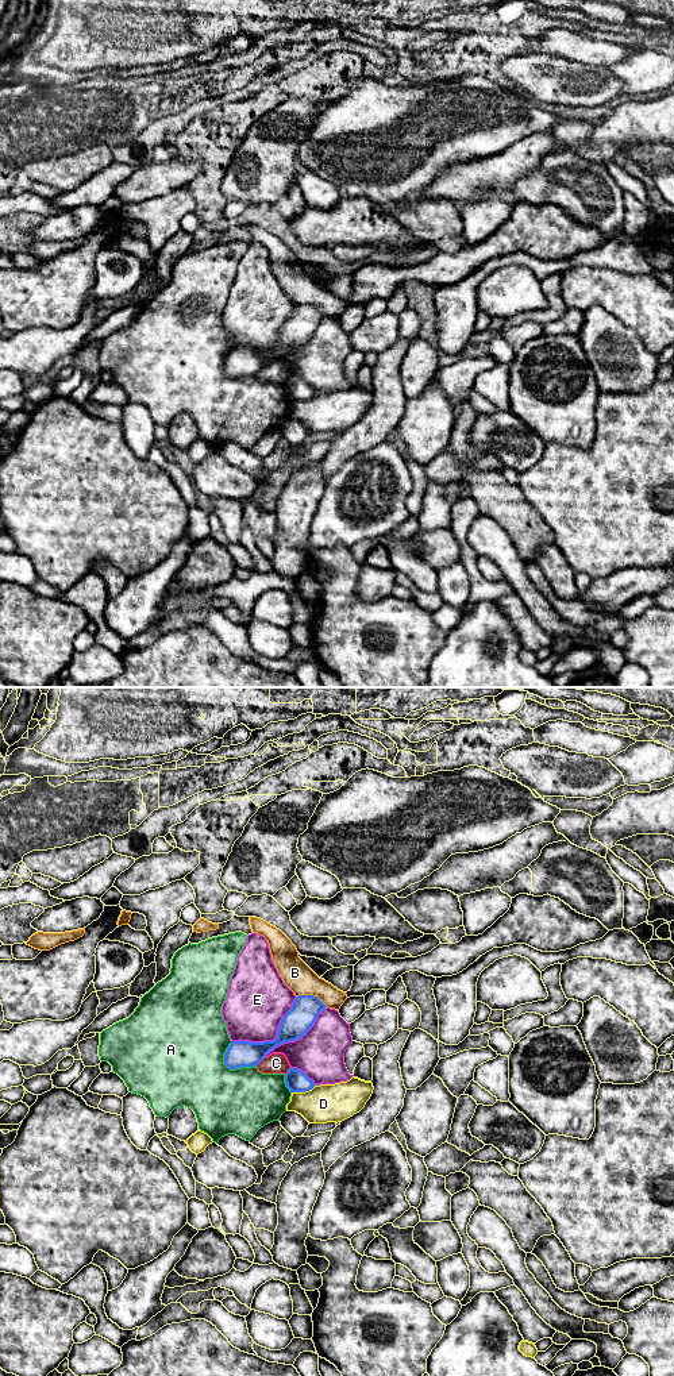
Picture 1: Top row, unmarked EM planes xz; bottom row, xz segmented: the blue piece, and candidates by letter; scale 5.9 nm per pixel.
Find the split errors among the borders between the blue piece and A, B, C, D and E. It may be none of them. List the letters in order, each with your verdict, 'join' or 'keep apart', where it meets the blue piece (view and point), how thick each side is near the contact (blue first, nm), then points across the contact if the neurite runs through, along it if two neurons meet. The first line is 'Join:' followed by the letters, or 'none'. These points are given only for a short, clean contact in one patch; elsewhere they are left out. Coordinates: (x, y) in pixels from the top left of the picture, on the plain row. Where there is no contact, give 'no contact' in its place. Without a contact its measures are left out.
Join: B
A: keep apart; meets blue in xz at (235, 377); 160 nm thick on the blue side, 400 nm on the other
B: join; meets blue in xz at (312, 304); 170 nm thick on the blue side, 170 nm on the other; runs through xz (299, 328), (312, 304), (295, 281)
C: keep apart; meets blue in xz at (261, 369); 160 nm thick on the blue side, 120 nm on the other
D: keep apart; meets blue in xz at (303, 400); 130 nm thick on the blue side, 220 nm on the other
E: keep apart; meets blue in xz at (273, 349); 170 nm thick on the blue side, 360 nm on the other

